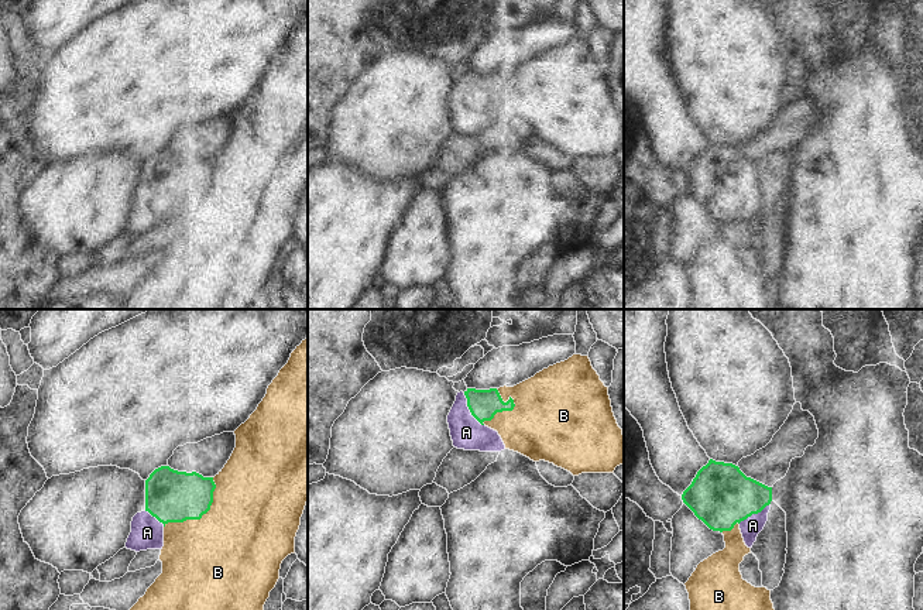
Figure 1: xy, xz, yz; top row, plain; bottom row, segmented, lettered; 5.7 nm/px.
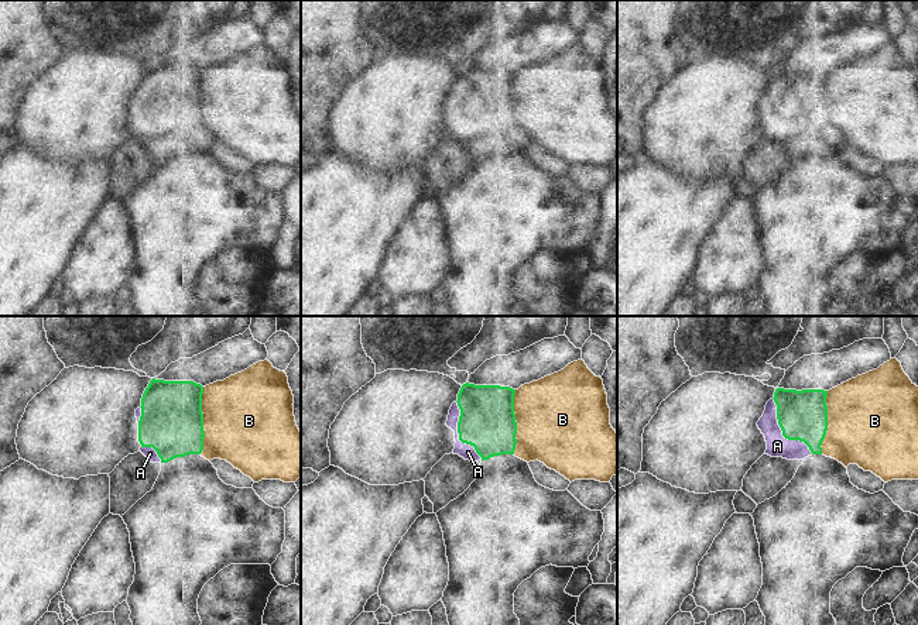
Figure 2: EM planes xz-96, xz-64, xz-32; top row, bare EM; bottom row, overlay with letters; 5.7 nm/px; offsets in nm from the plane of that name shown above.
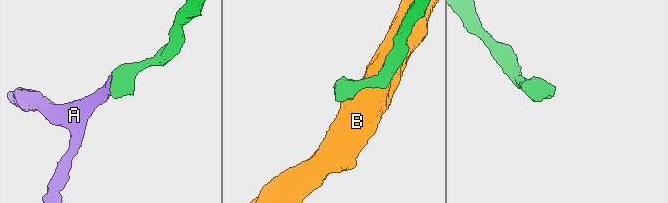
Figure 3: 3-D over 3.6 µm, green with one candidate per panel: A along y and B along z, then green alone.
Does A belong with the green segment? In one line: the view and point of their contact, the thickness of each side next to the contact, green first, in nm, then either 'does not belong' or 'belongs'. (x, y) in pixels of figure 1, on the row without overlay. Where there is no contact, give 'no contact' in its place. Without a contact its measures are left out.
xz (469, 92) | 170/180 nm | belongs

